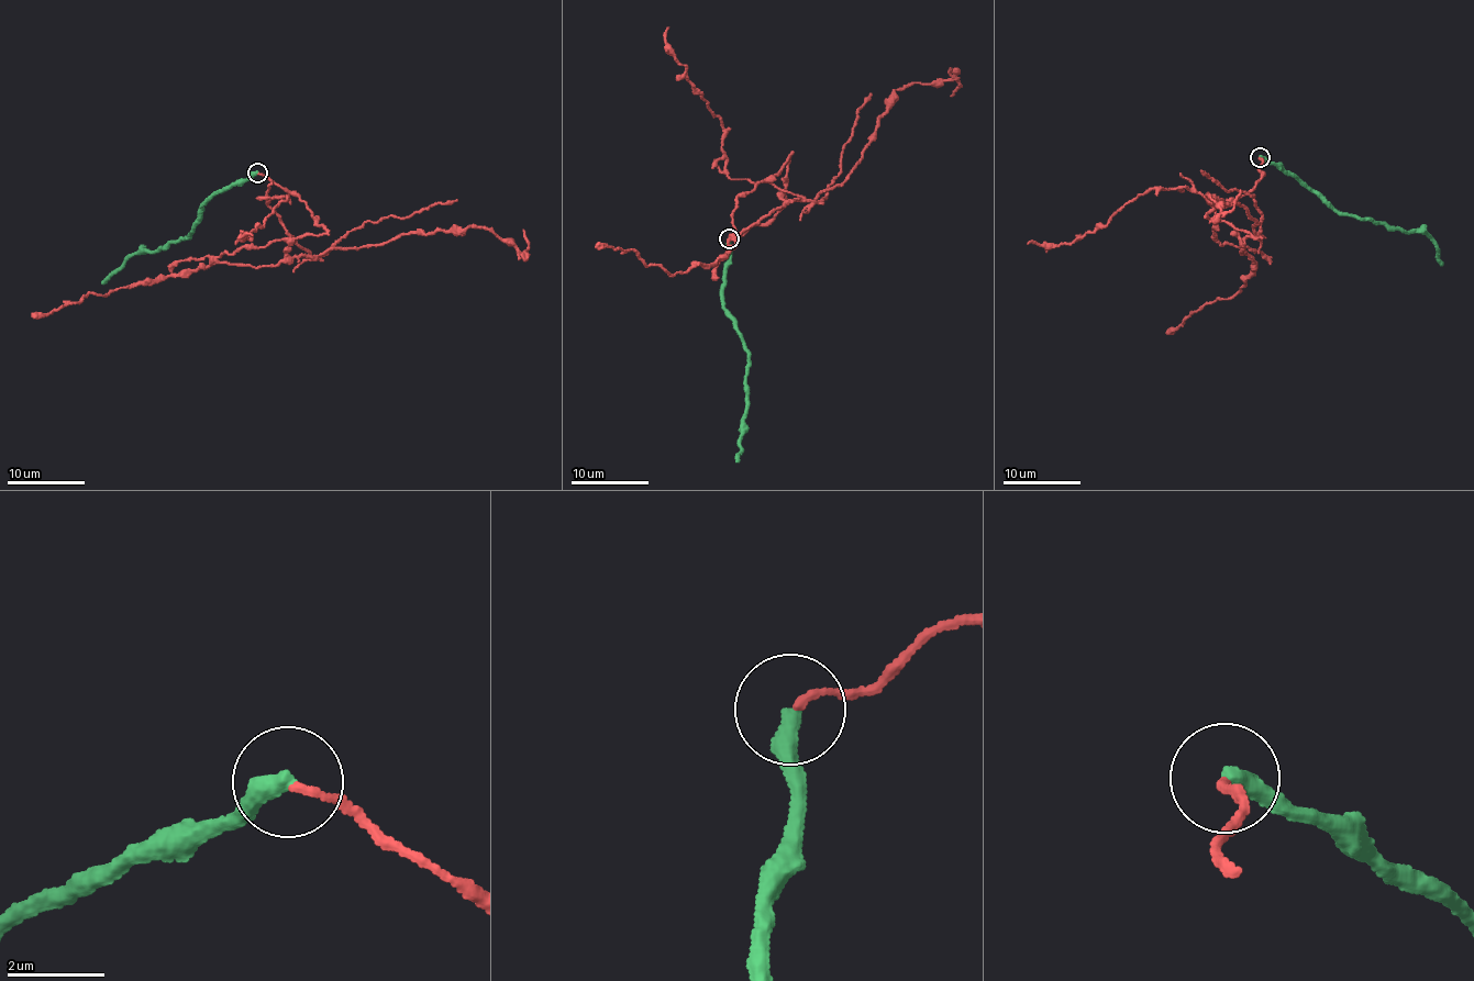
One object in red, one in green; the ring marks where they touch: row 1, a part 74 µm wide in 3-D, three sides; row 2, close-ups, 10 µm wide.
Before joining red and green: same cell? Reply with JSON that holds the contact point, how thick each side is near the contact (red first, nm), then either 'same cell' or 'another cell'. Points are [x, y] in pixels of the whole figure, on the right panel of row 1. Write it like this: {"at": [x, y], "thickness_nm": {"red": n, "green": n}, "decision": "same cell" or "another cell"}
{"at": [1260, 157], "thickness_nm": {"red": 150, "green": 380}, "decision": "another cell"}

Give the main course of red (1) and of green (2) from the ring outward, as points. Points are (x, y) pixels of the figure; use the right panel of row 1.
1: (1259, 156), (1260, 177), (1208, 215), (1212, 237), (1249, 254), (1251, 275), (1166, 333)
2: (1261, 157), (1282, 164), (1286, 173), (1293, 174), (1333, 208), (1403, 231), (1426, 232), (1442, 265)

